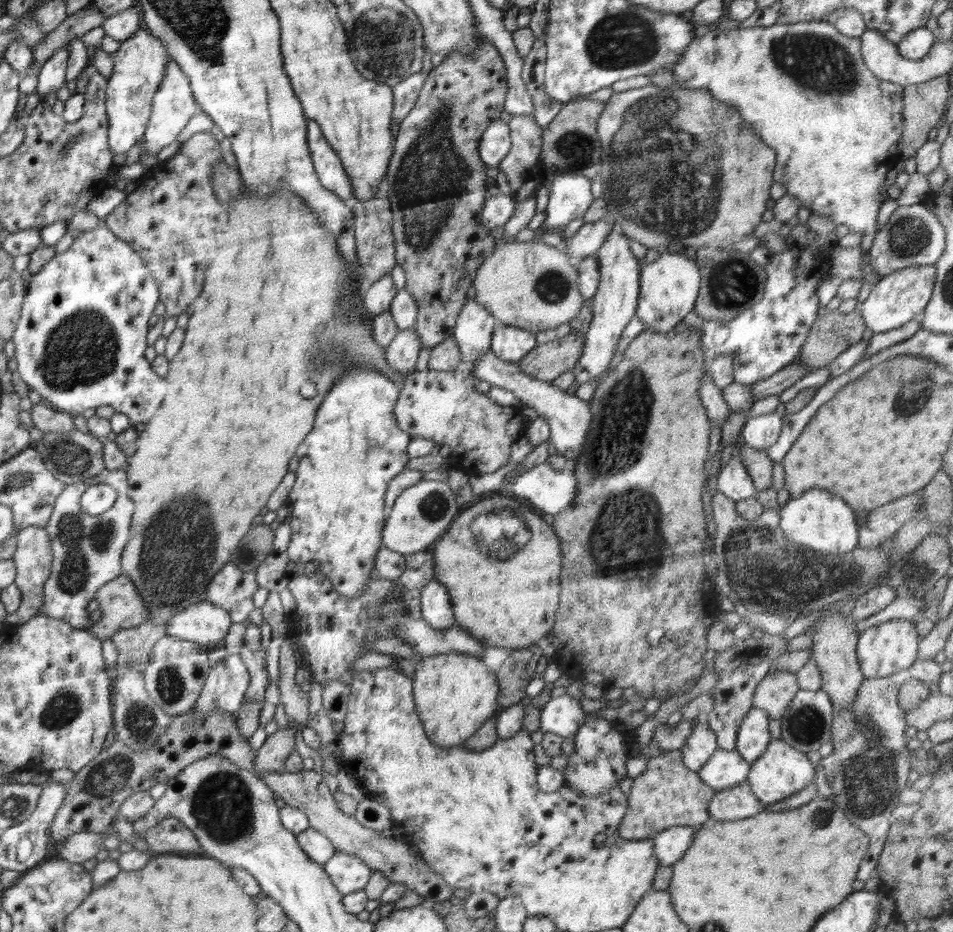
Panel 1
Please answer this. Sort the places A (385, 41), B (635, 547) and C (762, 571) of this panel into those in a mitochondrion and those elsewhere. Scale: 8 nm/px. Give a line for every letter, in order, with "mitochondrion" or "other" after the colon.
A: mitochondrion
B: mitochondrion
C: mitochondrion

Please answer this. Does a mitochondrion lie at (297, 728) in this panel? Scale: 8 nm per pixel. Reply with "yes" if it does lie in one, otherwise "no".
no

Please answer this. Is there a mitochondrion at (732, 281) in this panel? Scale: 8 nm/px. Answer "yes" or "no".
yes

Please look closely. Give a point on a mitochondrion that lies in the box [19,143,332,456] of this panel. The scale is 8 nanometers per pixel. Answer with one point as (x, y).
(82, 349)

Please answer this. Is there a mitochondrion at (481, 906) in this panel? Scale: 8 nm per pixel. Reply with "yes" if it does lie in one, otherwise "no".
no

